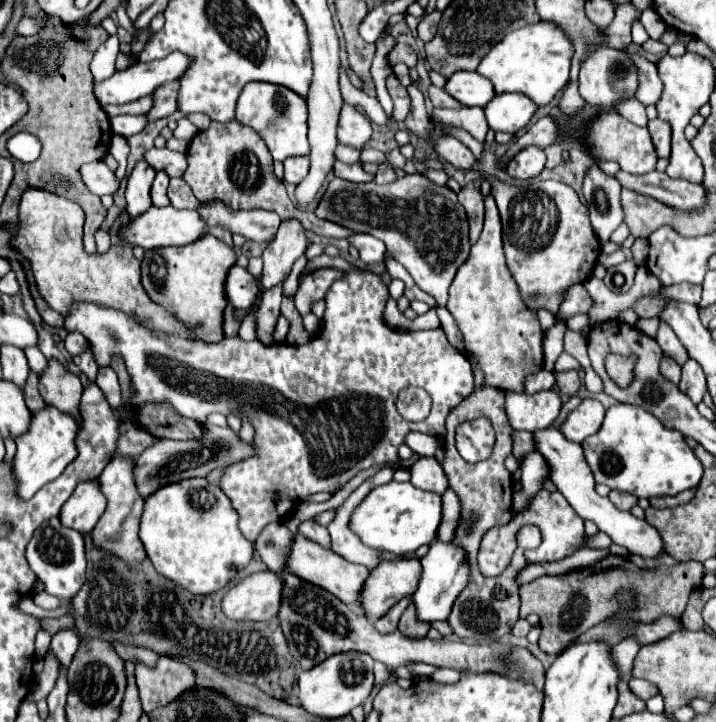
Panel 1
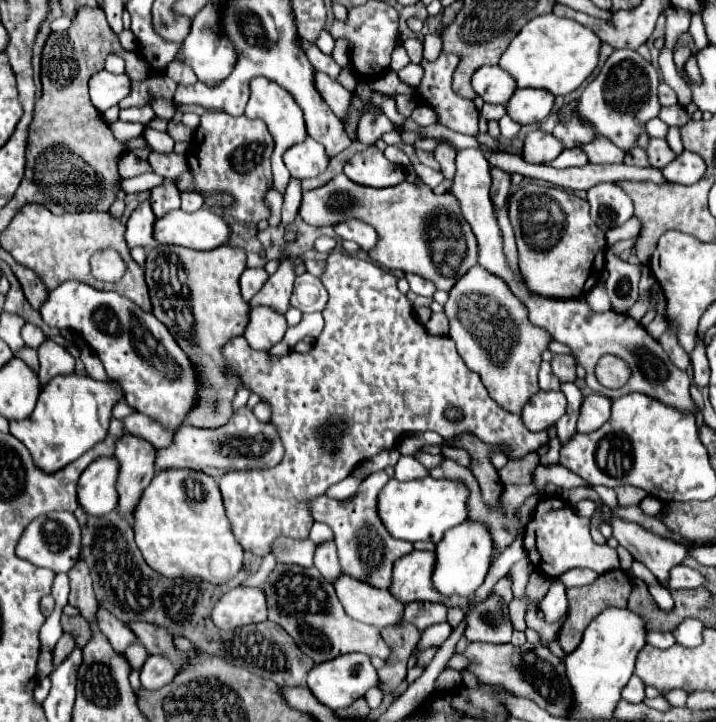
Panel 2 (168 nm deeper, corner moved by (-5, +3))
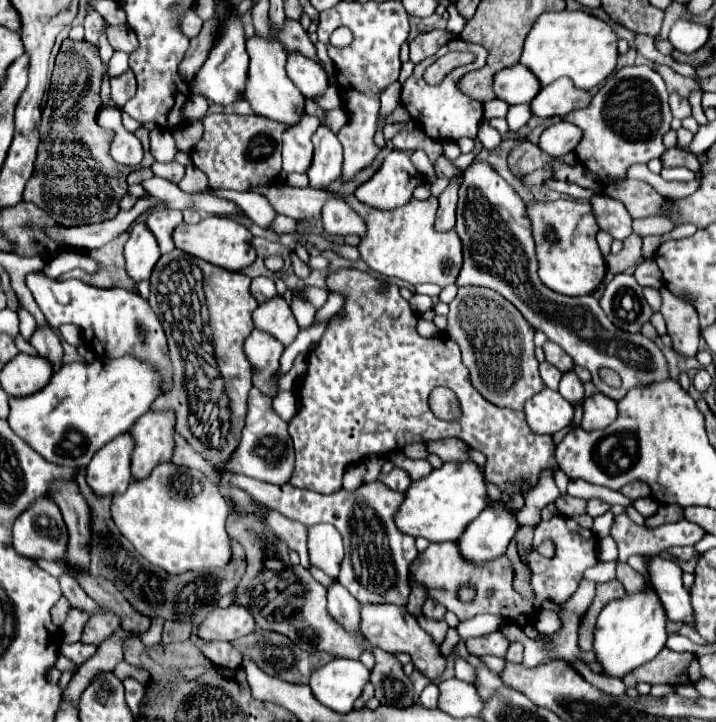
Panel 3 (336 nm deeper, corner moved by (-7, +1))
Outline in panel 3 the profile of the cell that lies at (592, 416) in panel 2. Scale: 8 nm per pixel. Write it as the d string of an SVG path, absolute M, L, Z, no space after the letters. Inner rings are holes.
M601 392L585 398L583 408L585 408L581 420L583 430L603 430L617 418L617 402Z

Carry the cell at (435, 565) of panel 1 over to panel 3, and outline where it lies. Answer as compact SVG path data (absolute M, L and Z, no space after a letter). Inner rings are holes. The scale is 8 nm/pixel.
M485 508L457 542L463 556L473 562L487 562L505 554L507 544L519 530L515 514L501 508Z

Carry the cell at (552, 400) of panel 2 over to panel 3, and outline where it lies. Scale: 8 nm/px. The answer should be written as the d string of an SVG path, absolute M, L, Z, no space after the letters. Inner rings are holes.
M545 388L525 404L527 424L535 434L555 434L573 420L573 406L559 392Z

